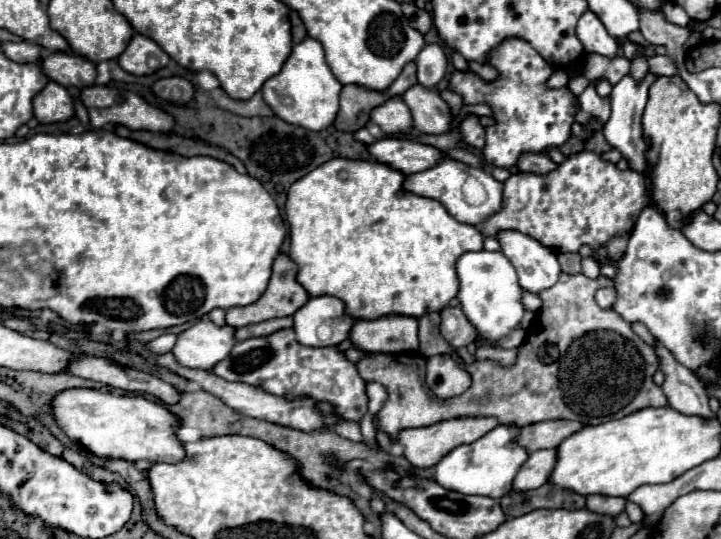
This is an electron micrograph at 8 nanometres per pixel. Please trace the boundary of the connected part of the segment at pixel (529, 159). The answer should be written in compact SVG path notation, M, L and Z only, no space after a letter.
M534 151L522 153L518 157L516 165L520 171L534 171L534 173L546 173L556 167L556 163L550 161L550 157L546 153L534 153Z

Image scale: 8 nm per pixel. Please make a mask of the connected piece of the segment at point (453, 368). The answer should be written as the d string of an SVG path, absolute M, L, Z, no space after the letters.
M434 355L426 363L426 385L438 399L462 395L470 387L470 375L462 371L450 355Z

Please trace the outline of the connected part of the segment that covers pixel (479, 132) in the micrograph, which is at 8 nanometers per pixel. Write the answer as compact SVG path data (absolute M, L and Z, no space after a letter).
M466 115L466 119L462 121L462 137L468 145L476 147L476 149L482 149L484 147L484 137L486 137L486 131L484 127L480 125L480 117L478 115Z

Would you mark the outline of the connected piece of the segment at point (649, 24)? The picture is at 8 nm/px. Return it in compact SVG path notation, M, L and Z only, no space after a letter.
M638 11L640 15L640 33L644 35L644 39L656 46L662 45L667 49L667 56L674 61L678 69L678 65L684 63L683 45L690 39L692 29L688 27L676 27L676 25L668 25L662 15L650 15L650 11Z

